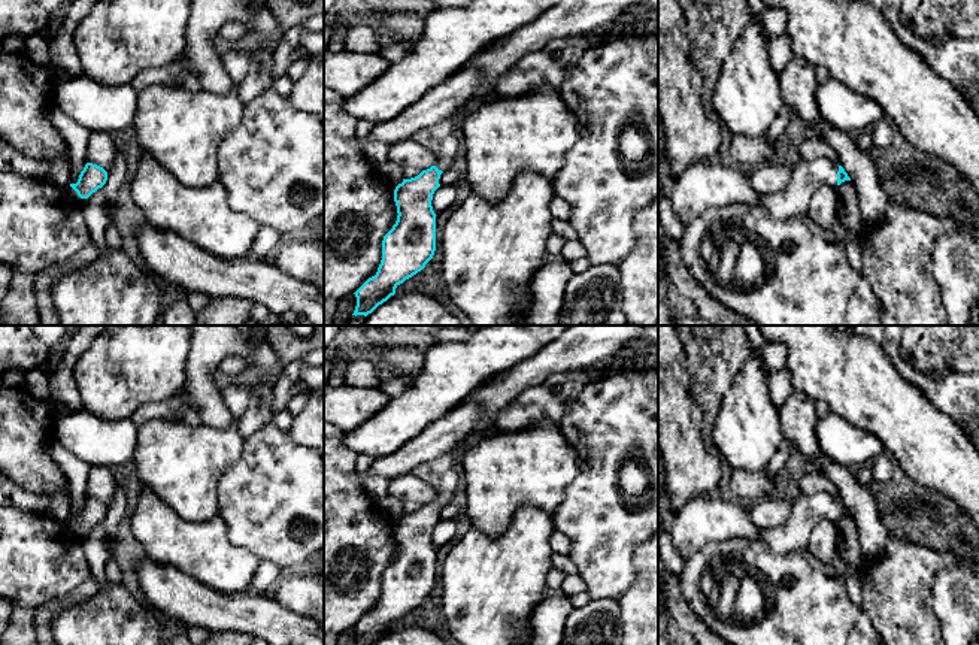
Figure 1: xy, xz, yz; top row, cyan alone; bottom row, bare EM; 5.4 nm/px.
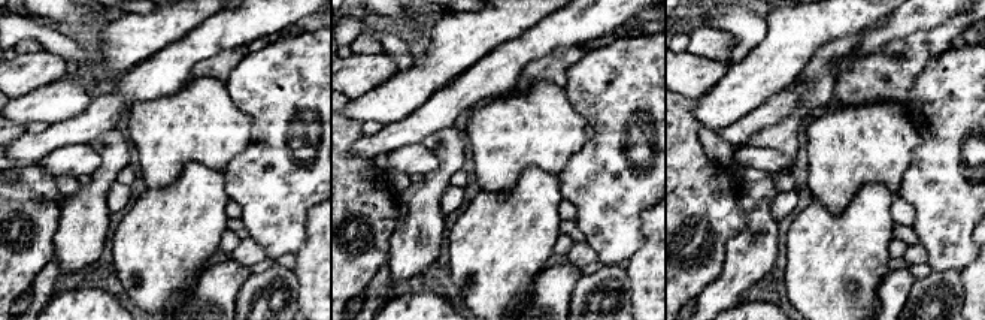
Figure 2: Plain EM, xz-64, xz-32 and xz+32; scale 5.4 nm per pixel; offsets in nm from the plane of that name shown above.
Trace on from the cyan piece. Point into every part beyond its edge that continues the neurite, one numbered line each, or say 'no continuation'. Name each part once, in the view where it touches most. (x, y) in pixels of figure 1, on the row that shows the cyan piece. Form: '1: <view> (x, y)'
1: yz (793, 202)

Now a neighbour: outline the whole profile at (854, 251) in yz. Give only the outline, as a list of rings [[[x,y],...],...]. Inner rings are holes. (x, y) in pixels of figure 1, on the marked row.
[[[851,239],[846,243],[843,243],[843,248],[846,251],[848,260],[851,266],[861,272],[863,270],[863,248],[860,243],[860,239]]]

